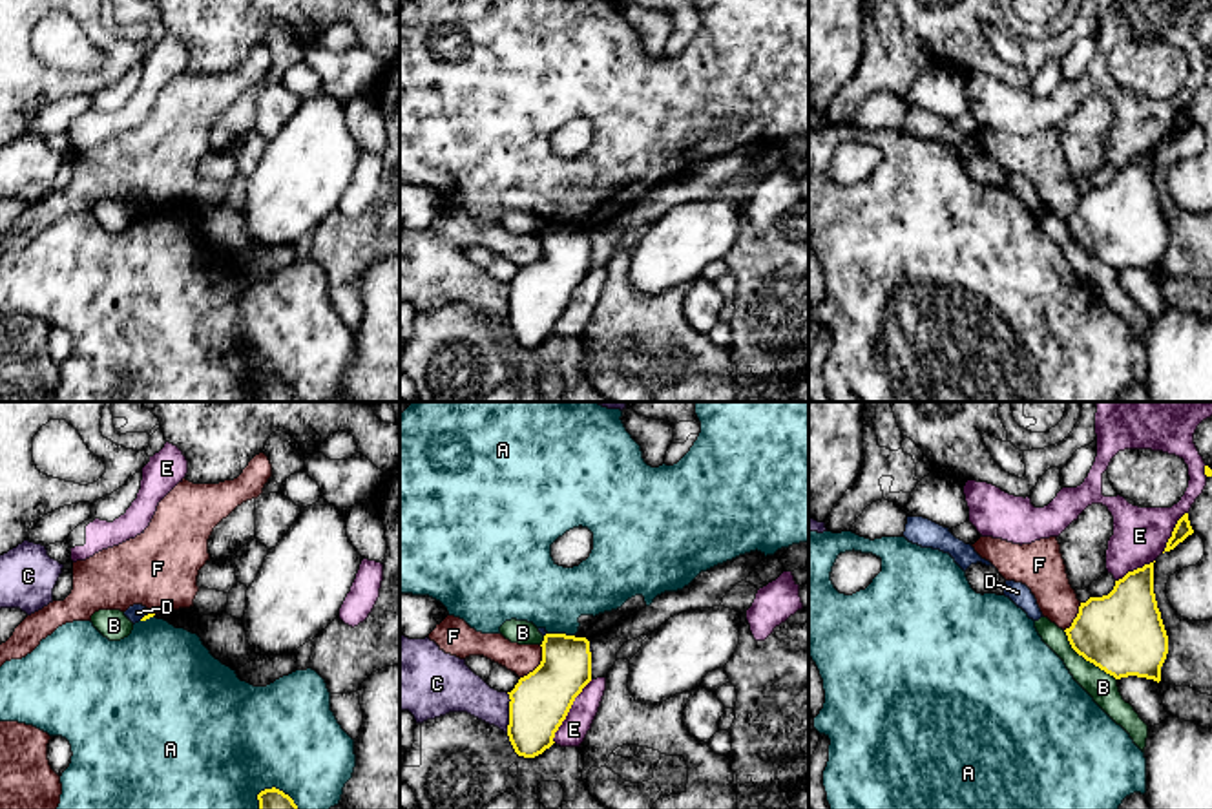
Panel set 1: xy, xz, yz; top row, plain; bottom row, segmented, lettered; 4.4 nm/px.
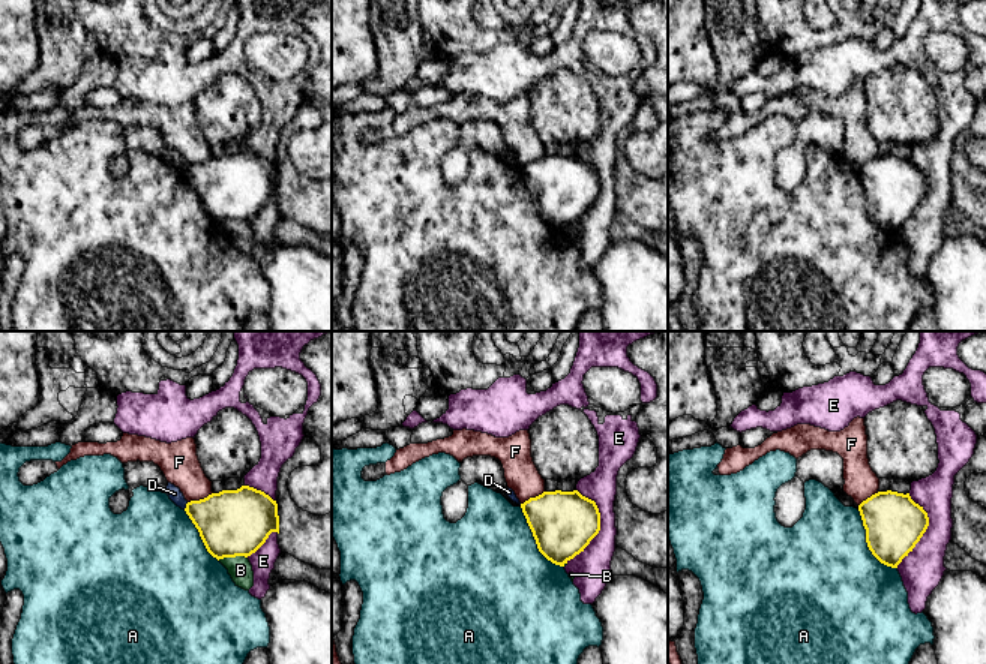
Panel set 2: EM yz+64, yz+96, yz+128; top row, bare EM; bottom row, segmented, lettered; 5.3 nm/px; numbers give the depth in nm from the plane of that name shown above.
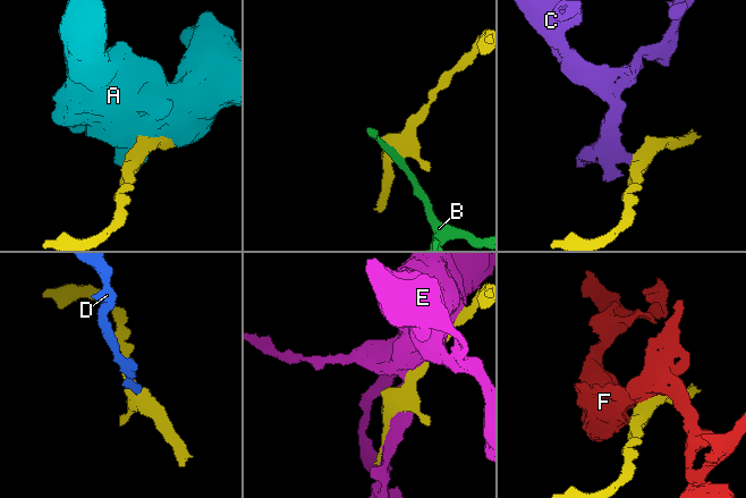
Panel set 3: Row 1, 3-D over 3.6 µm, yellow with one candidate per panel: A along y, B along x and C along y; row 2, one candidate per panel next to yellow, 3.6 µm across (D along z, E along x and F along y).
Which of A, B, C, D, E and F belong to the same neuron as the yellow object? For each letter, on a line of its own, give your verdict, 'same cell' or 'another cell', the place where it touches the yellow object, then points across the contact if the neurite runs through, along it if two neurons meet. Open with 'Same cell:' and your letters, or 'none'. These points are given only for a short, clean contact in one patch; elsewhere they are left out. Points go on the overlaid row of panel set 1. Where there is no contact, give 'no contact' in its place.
Same cell: none
A: another cell; meets yellow in xz at (561, 634)
B: another cell; meets yellow in yz at (1086, 660); border along yz (1063, 630), (1068, 643), (1079, 654), (1116, 680)
C: another cell; meets yellow in xz at (510, 713); border along xz (506, 693), (510, 700), (508, 731)
D: another cell; meets yellow in xy at (145, 616); border along xy (150, 612), (139, 619)
E: another cell; meets yellow in xz at (568, 711)
F: another cell; meets yellow in xz at (541, 663); border along xz (541, 645), (541, 661), (521, 678)

